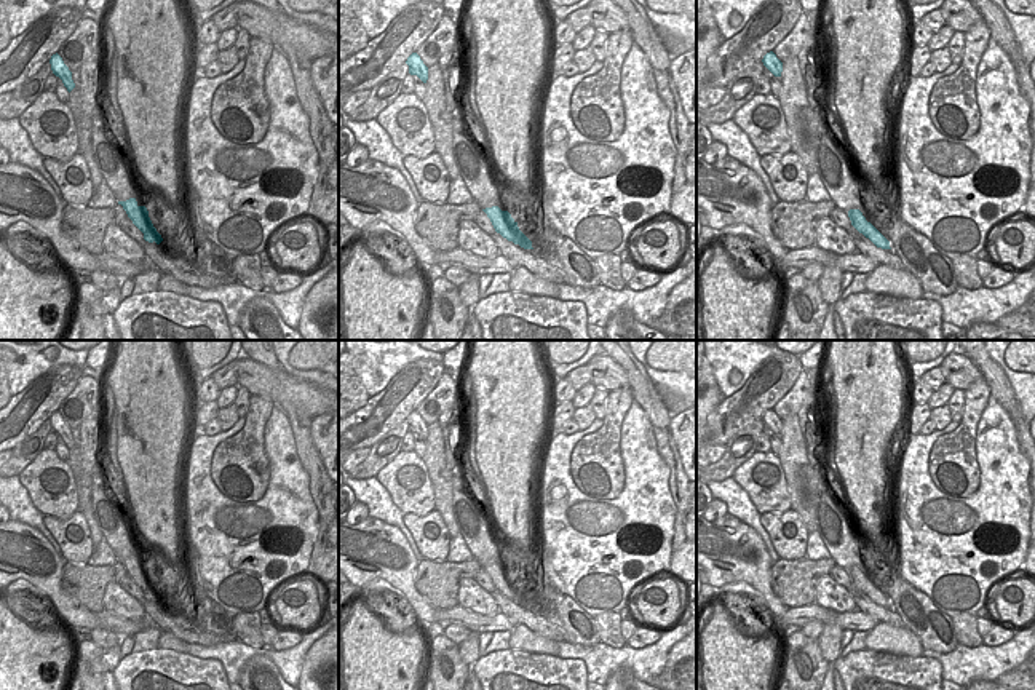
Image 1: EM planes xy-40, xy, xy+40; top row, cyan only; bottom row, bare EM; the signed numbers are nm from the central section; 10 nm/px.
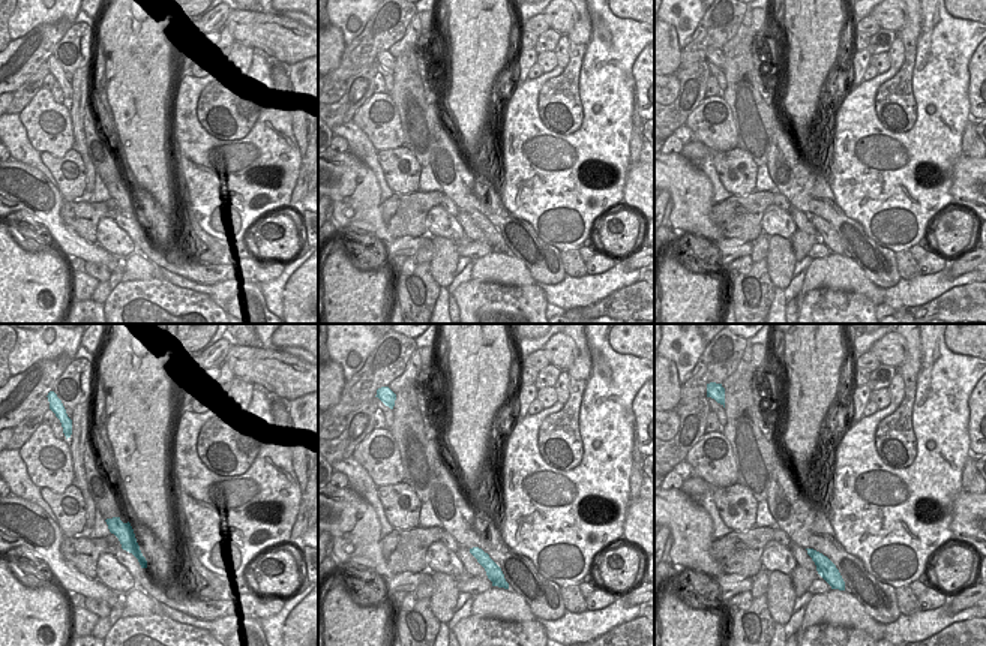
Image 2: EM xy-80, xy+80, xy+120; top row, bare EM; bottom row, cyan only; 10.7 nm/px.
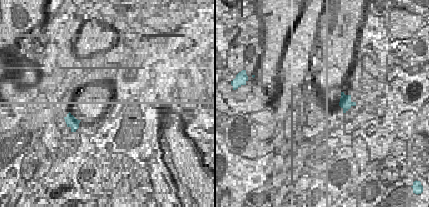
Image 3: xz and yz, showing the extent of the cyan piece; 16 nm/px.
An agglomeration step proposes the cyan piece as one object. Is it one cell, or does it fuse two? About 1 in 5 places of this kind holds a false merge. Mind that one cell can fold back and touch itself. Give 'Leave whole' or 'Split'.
Leave whole.

